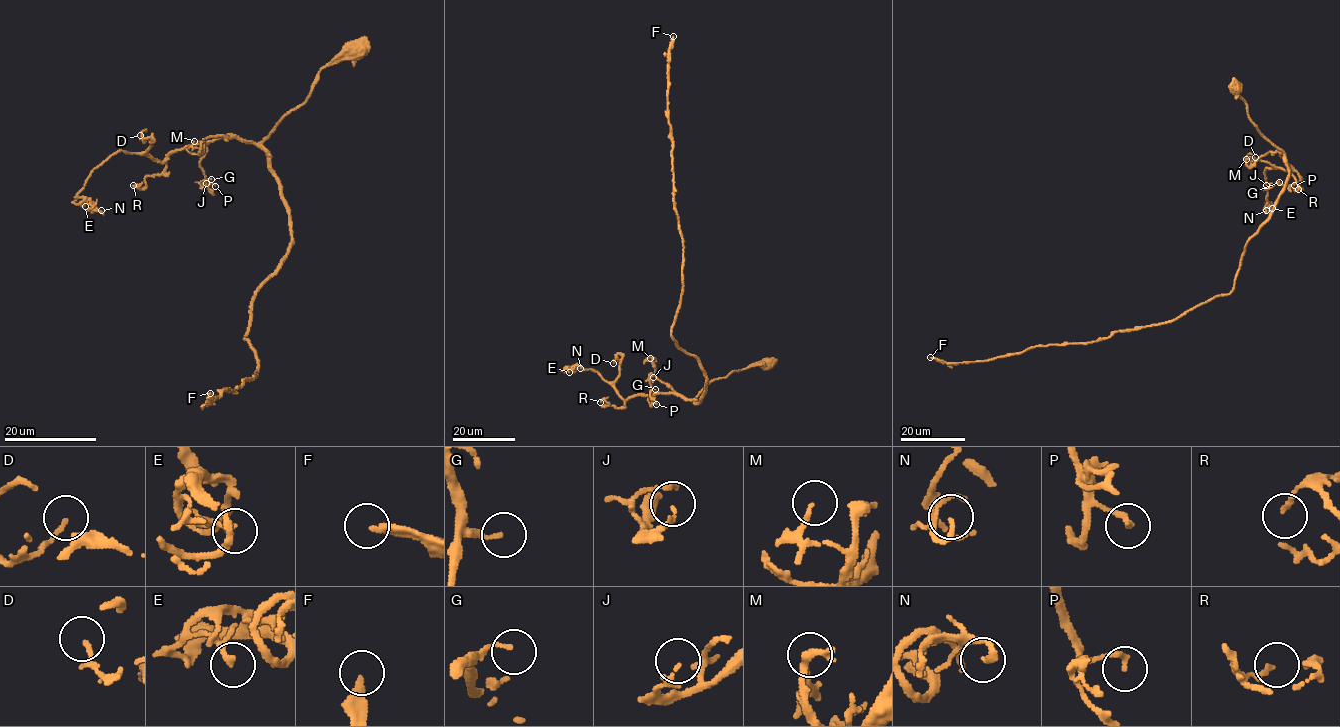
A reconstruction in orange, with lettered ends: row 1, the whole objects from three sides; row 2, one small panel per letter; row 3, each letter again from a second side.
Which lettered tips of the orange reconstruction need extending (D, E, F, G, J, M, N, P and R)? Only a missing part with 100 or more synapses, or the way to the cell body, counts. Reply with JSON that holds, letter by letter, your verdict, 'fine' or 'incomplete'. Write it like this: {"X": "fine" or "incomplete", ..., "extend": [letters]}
{"D": "fine", "E": "fine", "F": "incomplete", "G": "fine", "J": "fine", "M": "fine", "N": "fine", "P": "fine", "R": "fine", "extend": ["F"]}

